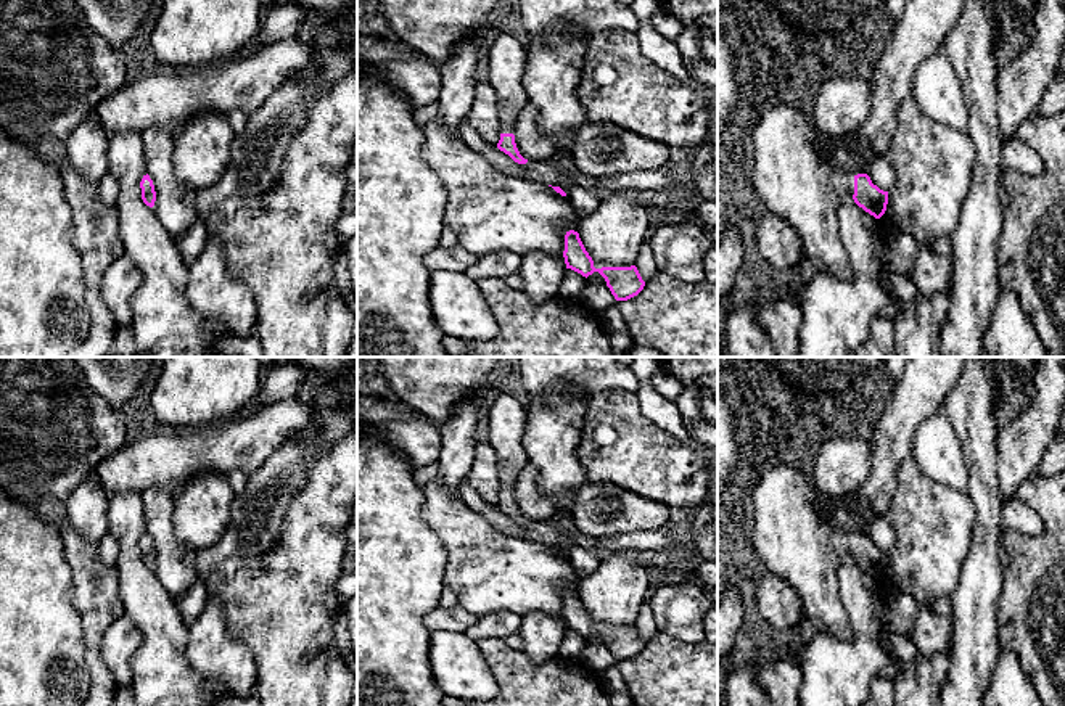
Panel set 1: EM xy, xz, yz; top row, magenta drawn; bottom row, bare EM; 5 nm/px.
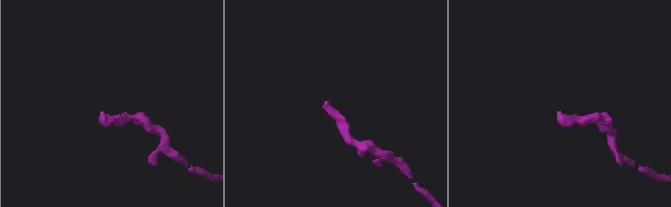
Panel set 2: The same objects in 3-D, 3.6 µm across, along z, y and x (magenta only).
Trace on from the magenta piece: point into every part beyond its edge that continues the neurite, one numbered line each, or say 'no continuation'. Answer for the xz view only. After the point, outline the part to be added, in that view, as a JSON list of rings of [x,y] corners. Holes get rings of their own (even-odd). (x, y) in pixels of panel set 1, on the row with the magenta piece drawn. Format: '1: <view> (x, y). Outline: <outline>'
1: xz (507, 57). Outline: [[[500,34],[487,51],[487,84],[497,93],[500,133],[513,133],[516,117],[528,105],[523,87],[526,45],[520,37]]]

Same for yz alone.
1: yz (789, 169). Outline: [[[740,18],[745,27],[745,43],[748,45],[748,63],[751,76],[746,87],[753,90],[751,100],[759,111],[758,122],[750,127],[750,138],[755,148],[753,182],[767,209],[785,219],[801,236],[804,257],[816,273],[829,273],[841,281],[849,281],[853,272],[846,251],[838,236],[837,206],[845,199],[853,199],[854,177],[832,169],[825,159],[825,146],[820,130],[812,116],[792,96],[788,74],[780,55],[766,43],[763,26],[750,24]]]

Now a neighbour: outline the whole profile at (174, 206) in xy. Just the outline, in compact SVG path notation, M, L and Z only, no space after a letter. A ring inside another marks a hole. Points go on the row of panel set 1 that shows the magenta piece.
M146 129L142 132L146 174L153 180L154 214L177 240L198 222L196 191L177 180L172 166L174 130Z

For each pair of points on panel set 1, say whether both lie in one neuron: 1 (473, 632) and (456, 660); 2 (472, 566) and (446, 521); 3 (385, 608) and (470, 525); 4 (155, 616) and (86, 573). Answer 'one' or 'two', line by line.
1: two
2: one
3: two
4: two

